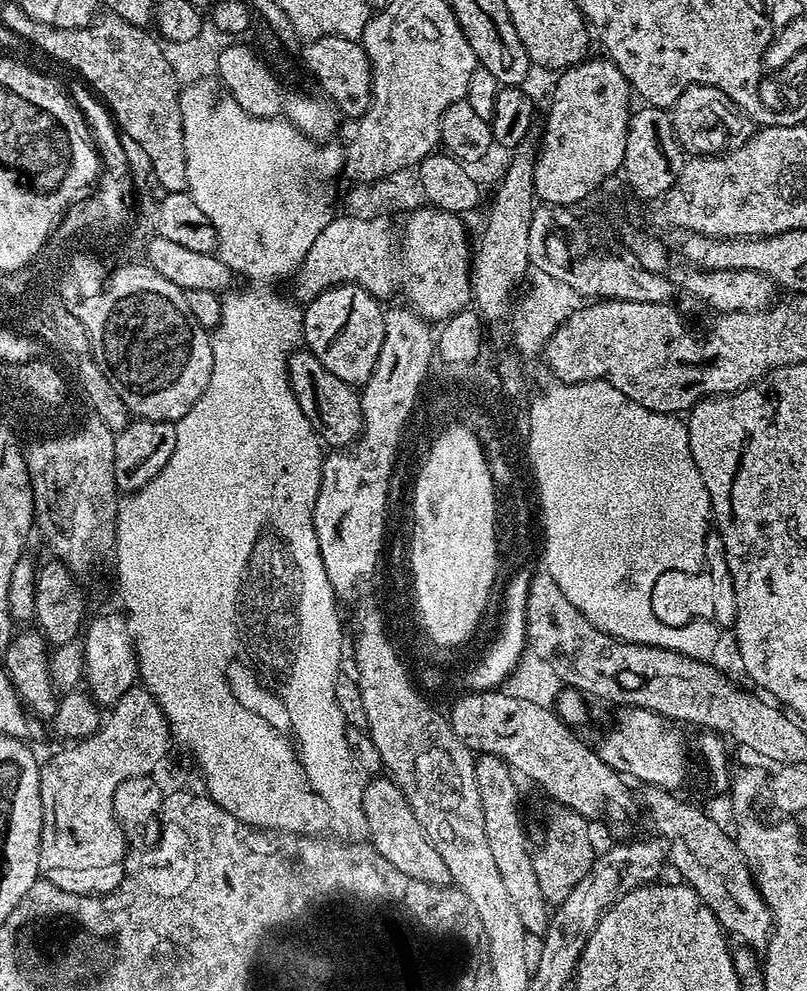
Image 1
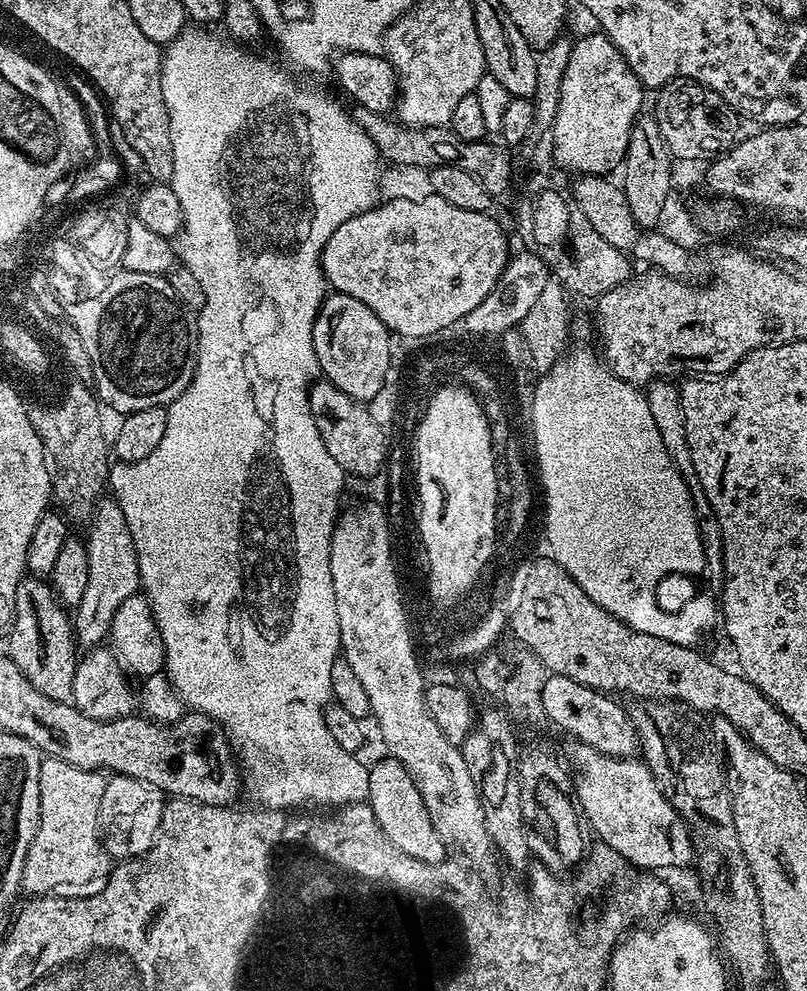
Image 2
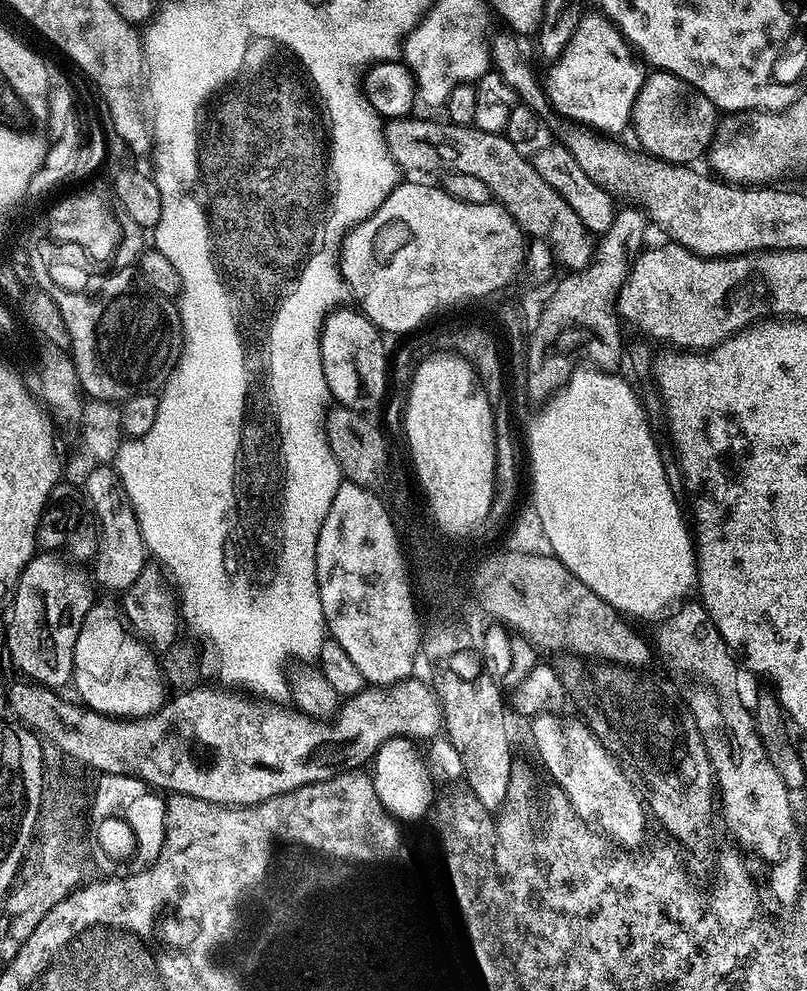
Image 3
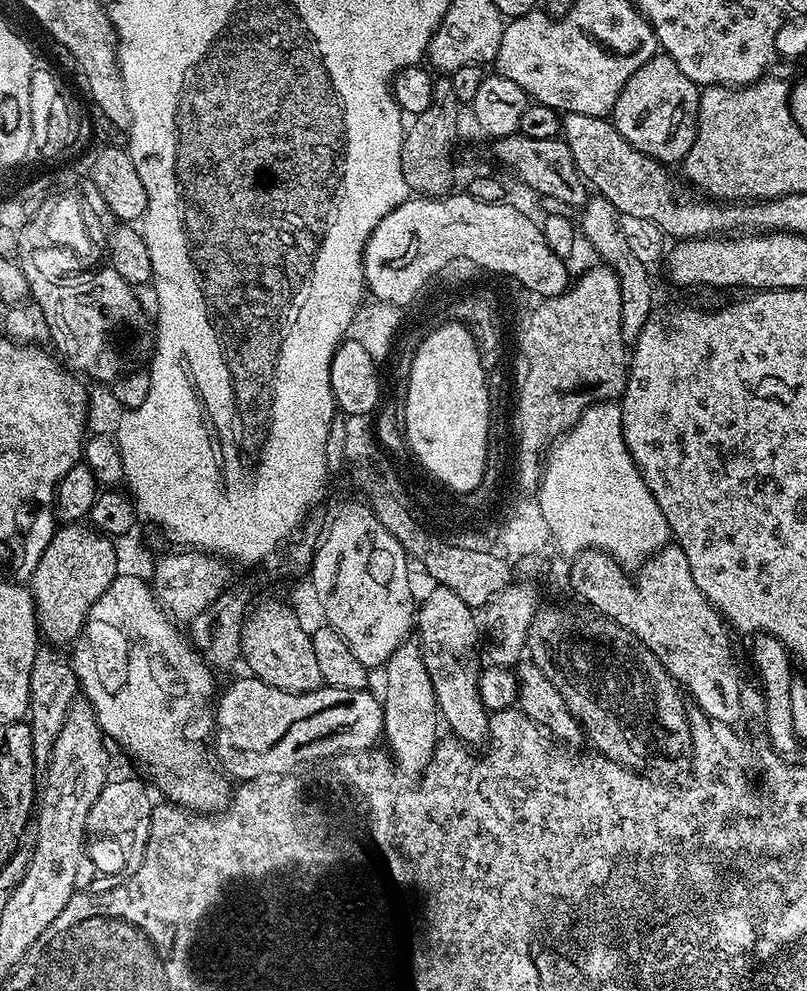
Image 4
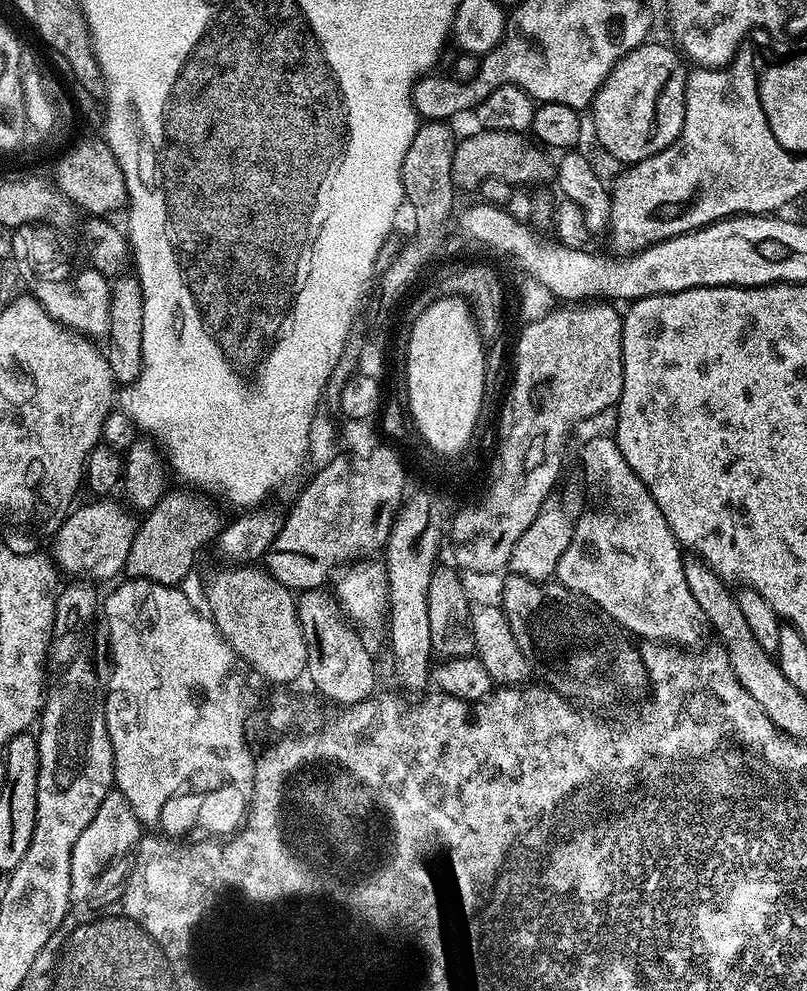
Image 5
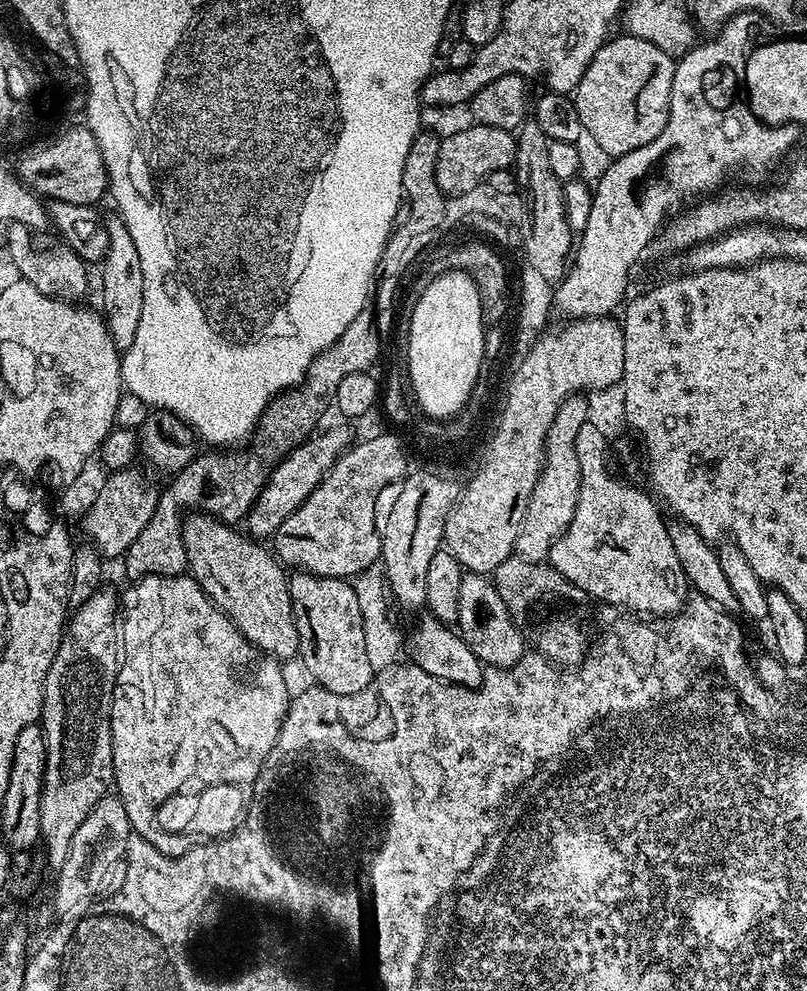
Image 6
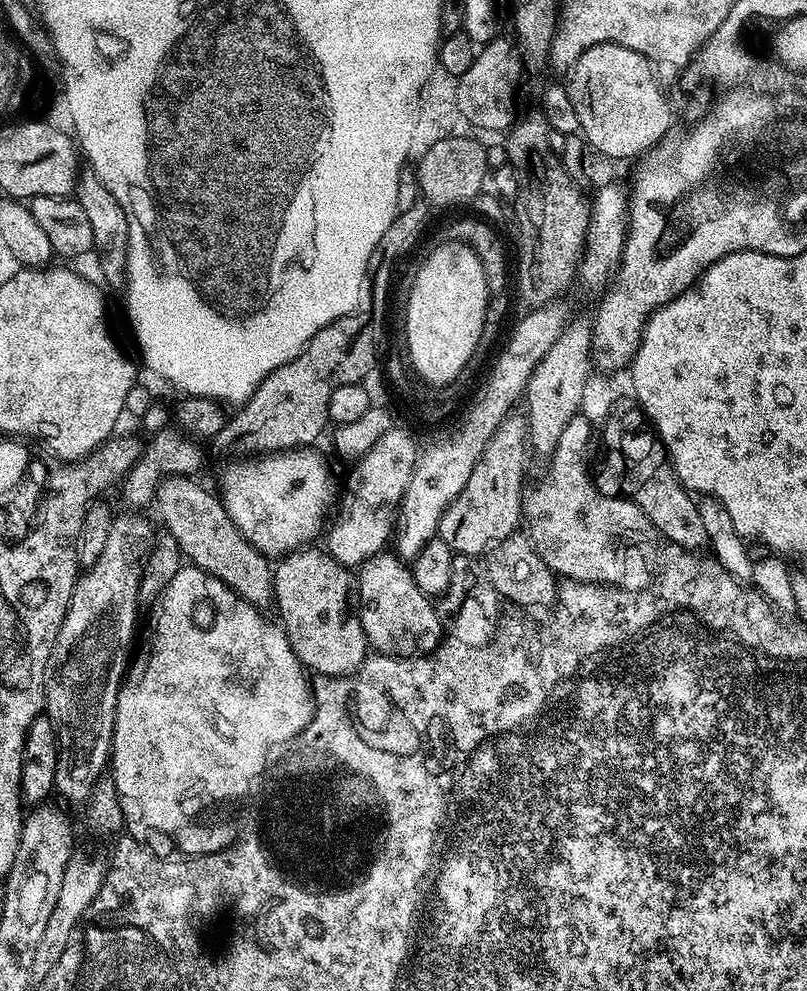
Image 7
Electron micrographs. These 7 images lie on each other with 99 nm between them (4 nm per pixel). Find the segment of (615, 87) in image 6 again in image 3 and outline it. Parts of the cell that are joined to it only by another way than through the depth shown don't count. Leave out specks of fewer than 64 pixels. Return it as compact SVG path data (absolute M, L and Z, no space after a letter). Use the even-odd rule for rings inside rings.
M652 70L645 75L642 90L632 107L631 131L636 131L635 143L650 156L671 164L691 165L712 147L718 127L718 109L694 86L669 72Z

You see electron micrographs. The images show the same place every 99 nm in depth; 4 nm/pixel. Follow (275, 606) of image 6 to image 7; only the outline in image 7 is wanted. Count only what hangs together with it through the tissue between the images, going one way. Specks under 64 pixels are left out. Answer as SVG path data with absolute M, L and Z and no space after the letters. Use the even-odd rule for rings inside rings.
M167 476L160 483L156 491L154 508L160 511L160 520L164 523L163 531L174 538L180 547L180 555L189 565L198 567L203 572L209 572L214 578L221 580L230 590L234 590L246 602L254 607L264 610L274 600L272 591L273 565L265 553L260 552L240 533L236 523L230 518L230 514L224 508L223 499L216 496L208 488L199 484L199 479L190 476Z

